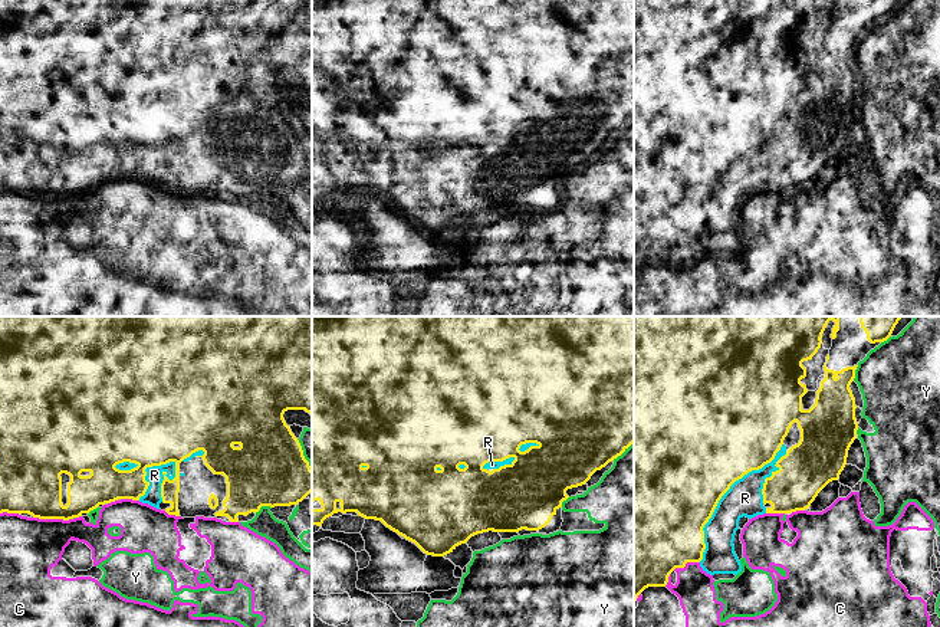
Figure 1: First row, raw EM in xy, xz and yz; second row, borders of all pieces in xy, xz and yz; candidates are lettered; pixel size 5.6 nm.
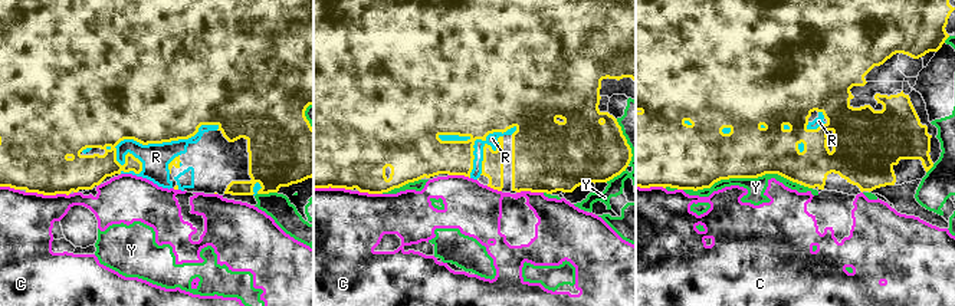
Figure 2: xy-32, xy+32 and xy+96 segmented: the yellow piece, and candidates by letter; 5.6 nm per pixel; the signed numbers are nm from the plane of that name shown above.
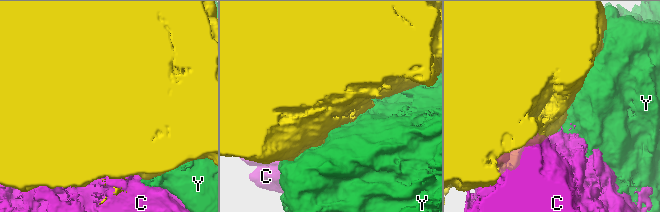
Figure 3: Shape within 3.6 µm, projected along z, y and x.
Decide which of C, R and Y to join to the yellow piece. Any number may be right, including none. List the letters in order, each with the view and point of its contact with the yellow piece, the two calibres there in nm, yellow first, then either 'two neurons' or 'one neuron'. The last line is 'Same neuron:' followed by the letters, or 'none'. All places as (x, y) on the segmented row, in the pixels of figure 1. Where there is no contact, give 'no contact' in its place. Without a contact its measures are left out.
C: meets yellow in xy at (52, 518); 340 nm thick on the yellow side, 340 nm on the other; two neurons
R: meets yellow in yz at (723, 493); 500 nm thick on the yellow side, 200 nm on the other; one neuron
Y: meets yellow in xy at (262, 505); 420 nm thick on the yellow side, 140 nm on the other; two neurons
Same neuron: R

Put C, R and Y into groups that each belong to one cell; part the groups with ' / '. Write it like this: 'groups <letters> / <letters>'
groups C / R / Y

